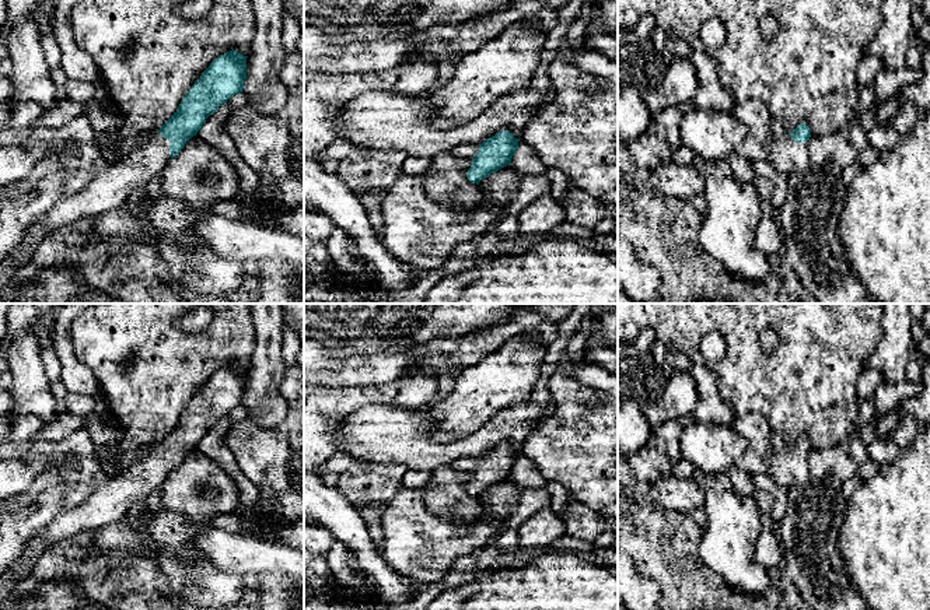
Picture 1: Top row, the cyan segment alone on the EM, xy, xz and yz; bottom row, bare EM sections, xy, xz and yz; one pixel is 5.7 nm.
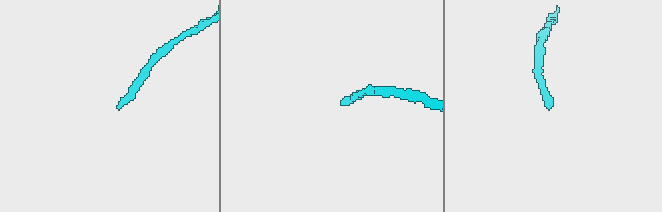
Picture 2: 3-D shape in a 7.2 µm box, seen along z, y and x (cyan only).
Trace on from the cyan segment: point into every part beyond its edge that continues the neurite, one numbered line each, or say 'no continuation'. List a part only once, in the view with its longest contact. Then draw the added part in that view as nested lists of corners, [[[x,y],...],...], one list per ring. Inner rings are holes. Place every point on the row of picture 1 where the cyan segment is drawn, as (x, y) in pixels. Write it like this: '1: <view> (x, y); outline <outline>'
1: yz (787, 155); outline [[[787,132],[782,137],[772,137],[768,143],[770,164],[775,169],[789,176],[805,166],[808,147],[810,140],[797,143]]]

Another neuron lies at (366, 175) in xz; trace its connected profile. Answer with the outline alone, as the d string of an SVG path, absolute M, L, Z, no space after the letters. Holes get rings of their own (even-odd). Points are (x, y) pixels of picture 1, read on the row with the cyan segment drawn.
M403 151L350 155L340 159L336 169L367 208L373 227L381 235L384 235L384 221L380 213L380 193L403 175L402 164L406 157Z

